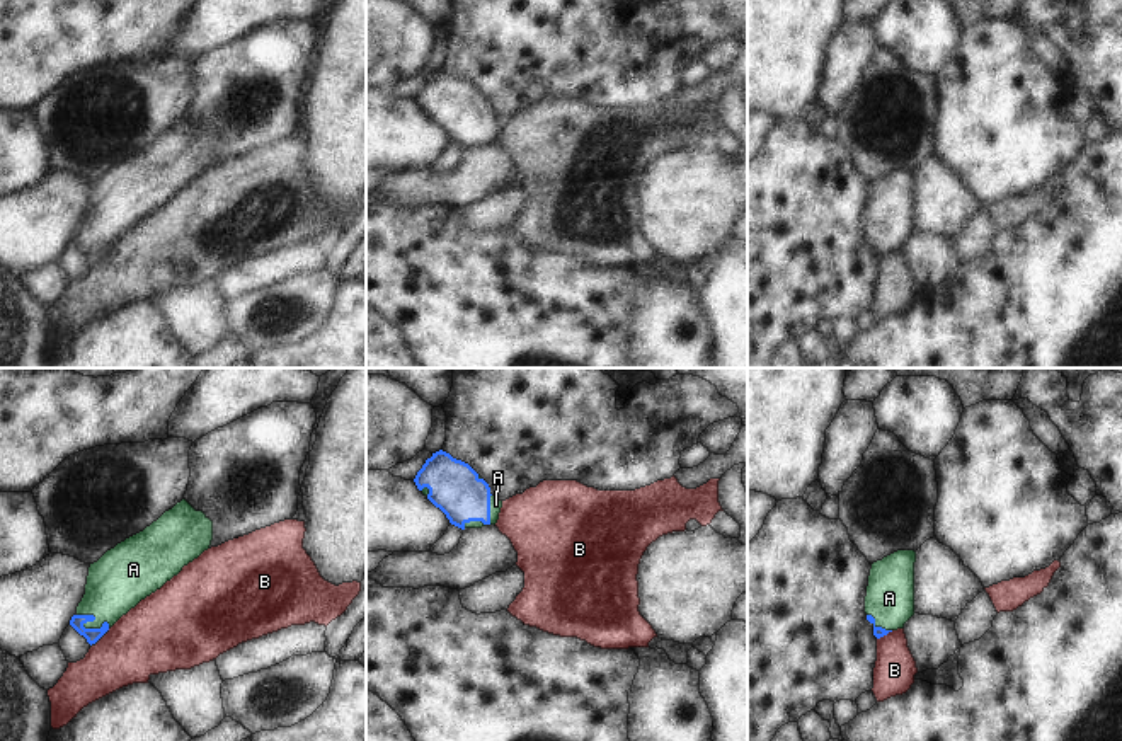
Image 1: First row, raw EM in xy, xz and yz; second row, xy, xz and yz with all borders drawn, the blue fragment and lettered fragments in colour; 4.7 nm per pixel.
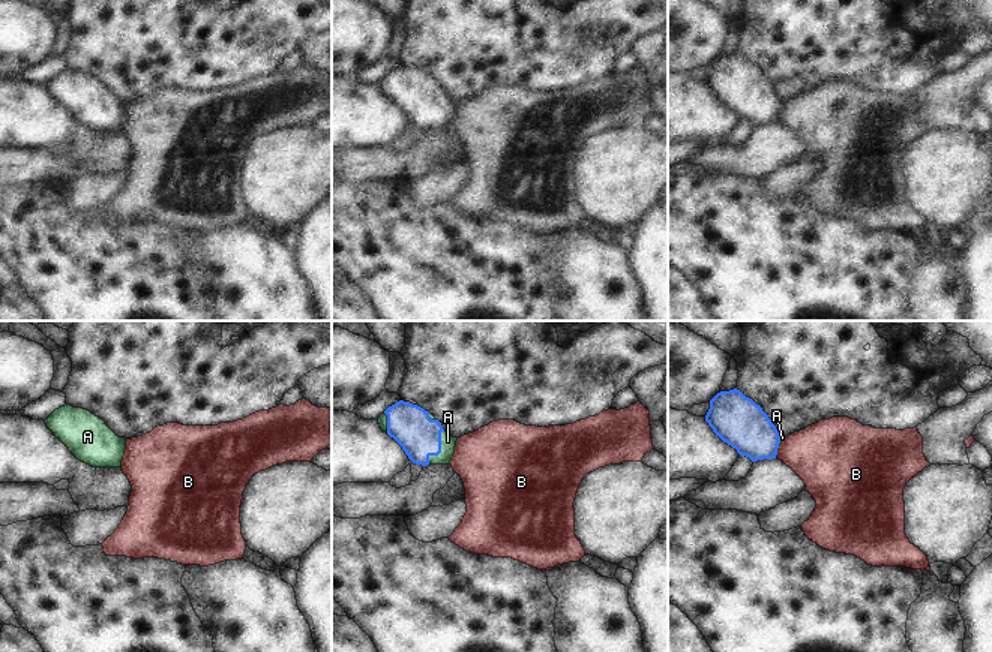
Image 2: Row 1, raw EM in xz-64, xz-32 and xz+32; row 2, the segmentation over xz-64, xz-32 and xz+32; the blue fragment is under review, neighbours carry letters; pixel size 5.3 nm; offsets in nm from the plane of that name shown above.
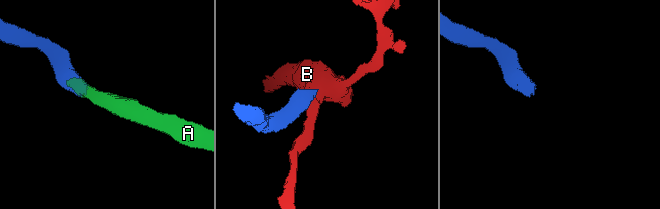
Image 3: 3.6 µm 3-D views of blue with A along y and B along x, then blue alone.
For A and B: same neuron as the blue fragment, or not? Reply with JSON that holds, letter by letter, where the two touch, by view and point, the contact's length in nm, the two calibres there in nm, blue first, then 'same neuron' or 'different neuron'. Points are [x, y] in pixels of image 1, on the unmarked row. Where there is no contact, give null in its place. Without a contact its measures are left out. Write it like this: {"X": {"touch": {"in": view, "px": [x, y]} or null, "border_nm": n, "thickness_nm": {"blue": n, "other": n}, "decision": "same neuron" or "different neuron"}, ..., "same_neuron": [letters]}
{"A": {"touch": {"in": "xy", "px": [85, 241]}, "border_nm": 170, "thickness_nm": {"blue": 70, "other": 280}, "decision": "same neuron"}, "B": {"touch": {"in": "yz", "px": [884, 252]}, "border_nm": 90, "thickness_nm": {"blue": 50, "other": 190}, "decision": "different neuron"}, "same_neuron": ["A"]}

